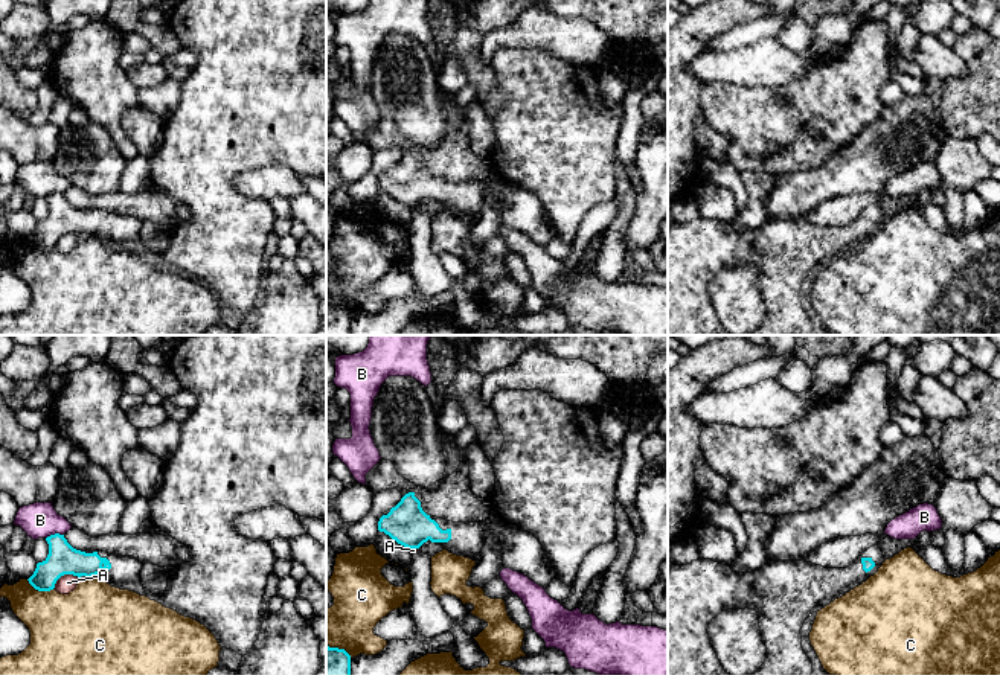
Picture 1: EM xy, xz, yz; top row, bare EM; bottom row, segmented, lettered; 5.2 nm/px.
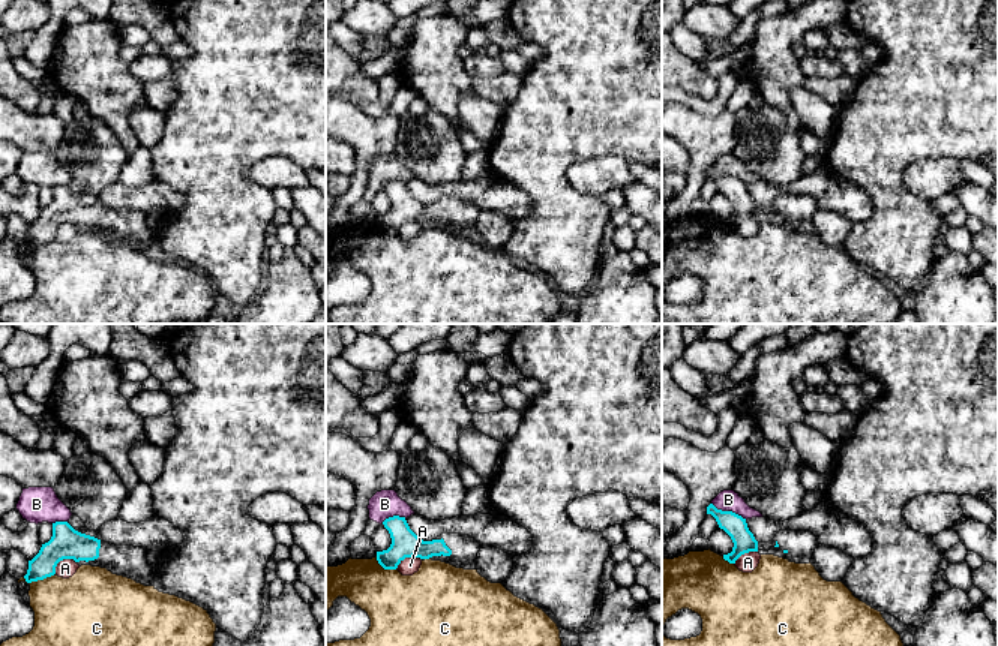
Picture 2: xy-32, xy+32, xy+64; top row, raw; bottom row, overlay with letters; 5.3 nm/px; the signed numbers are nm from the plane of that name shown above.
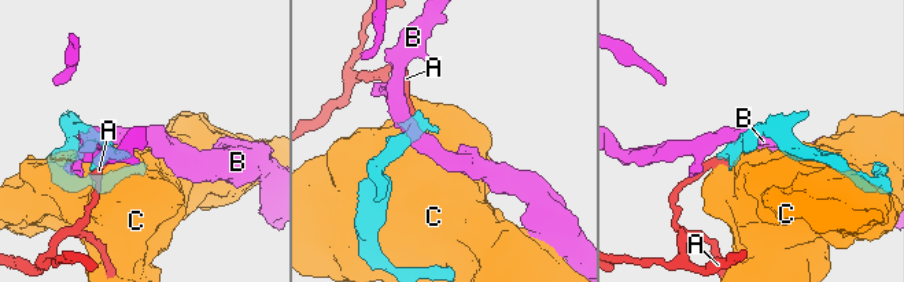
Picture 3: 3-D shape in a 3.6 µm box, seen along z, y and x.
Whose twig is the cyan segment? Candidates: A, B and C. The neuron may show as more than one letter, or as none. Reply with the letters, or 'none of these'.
none of these

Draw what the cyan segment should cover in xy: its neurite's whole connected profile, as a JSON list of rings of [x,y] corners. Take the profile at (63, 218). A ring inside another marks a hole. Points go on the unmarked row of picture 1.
[[[55,192],[46,197],[49,213],[37,222],[34,233],[27,238],[38,250],[50,250],[64,233],[79,238],[93,236],[120,248],[130,248],[146,254],[140,239],[142,221],[133,215],[107,210],[85,212],[73,207],[64,194]]]

